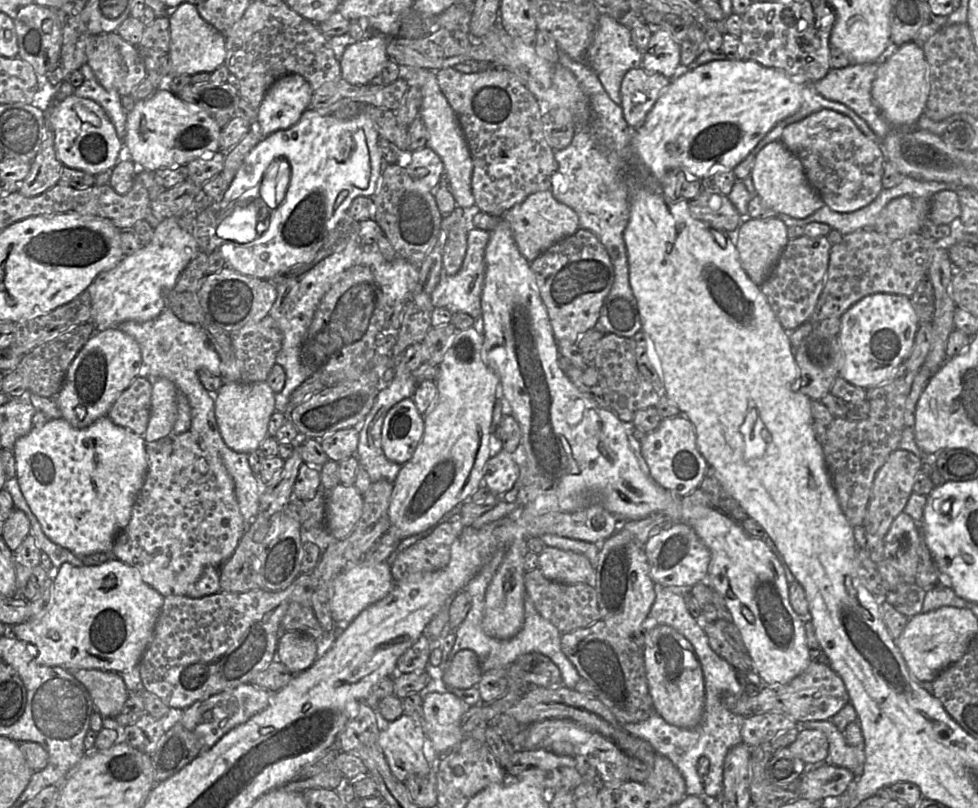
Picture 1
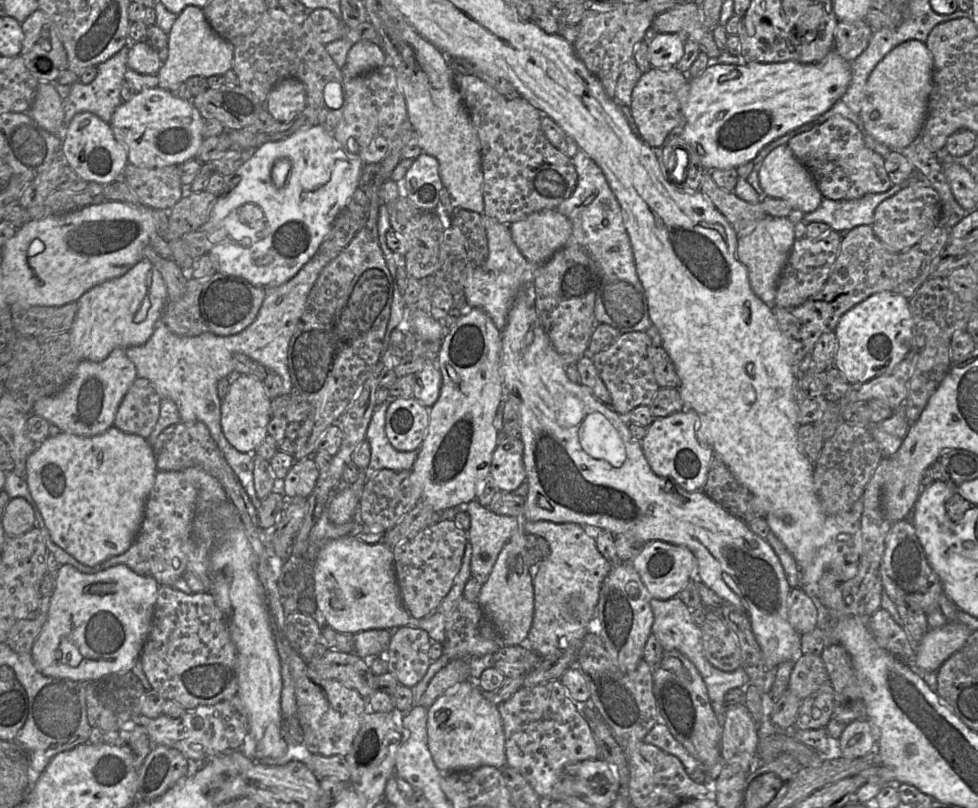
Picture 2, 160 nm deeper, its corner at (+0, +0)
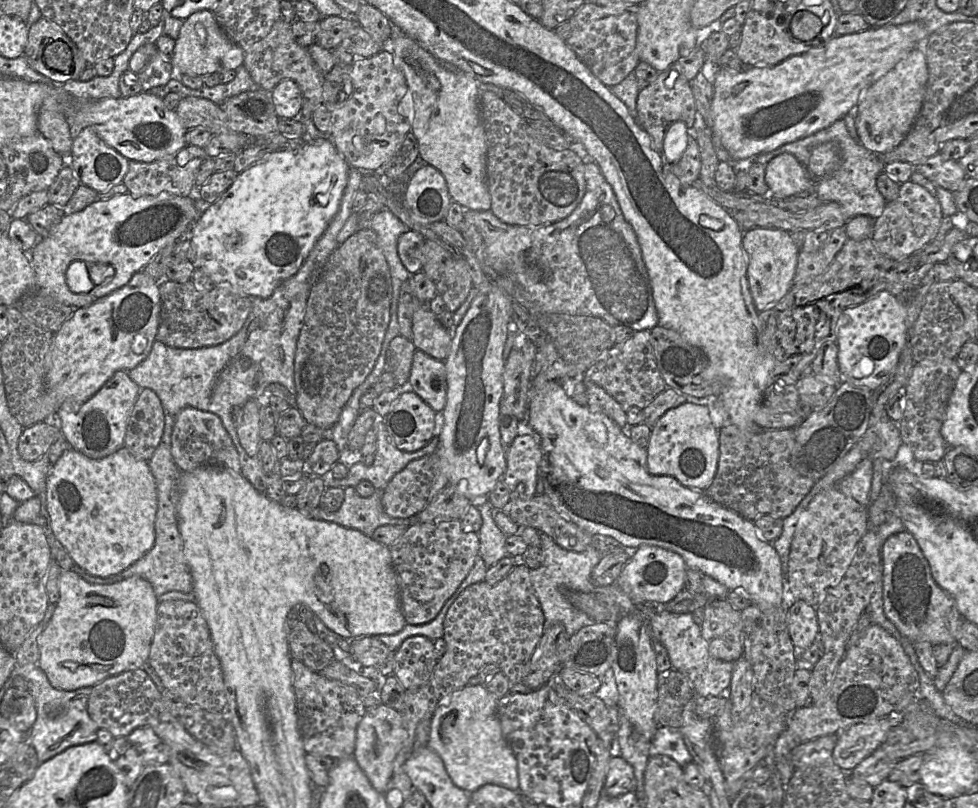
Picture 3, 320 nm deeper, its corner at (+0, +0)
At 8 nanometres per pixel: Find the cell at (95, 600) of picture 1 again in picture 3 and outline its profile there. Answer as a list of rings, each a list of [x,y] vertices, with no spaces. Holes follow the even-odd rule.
[[[71,570],[62,571],[59,600],[50,621],[38,637],[38,666],[54,688],[66,691],[93,687],[110,676],[140,669],[148,661],[156,628],[157,607],[158,597],[152,585],[139,576],[112,584],[93,584]]]

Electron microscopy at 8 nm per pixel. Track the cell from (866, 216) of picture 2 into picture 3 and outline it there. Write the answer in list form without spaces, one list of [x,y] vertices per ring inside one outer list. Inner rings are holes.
[[[844,118],[836,120],[828,127],[819,130],[812,135],[784,144],[773,151],[759,154],[751,161],[767,165],[779,154],[790,153],[807,168],[812,149],[819,144],[830,141],[836,142],[840,146],[842,152],[842,164],[832,175],[822,179],[816,179],[815,195],[823,203],[839,203],[843,208],[847,219],[851,219],[858,215],[866,215],[874,219],[879,218],[885,209],[887,200],[878,190],[876,181],[878,175],[885,171],[886,164],[881,159],[880,155],[867,149],[851,136]]]

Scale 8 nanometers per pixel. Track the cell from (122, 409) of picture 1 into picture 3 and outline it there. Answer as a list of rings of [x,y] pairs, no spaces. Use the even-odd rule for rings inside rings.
[[[141,388],[130,412],[124,447],[136,458],[148,461],[158,446],[164,427],[165,411],[156,393]]]

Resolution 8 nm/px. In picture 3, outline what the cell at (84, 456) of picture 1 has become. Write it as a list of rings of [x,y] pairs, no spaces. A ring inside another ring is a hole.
[[[124,446],[100,459],[67,449],[47,476],[45,494],[55,537],[75,565],[91,575],[117,575],[141,559],[155,543],[155,480],[148,461],[134,457]]]

